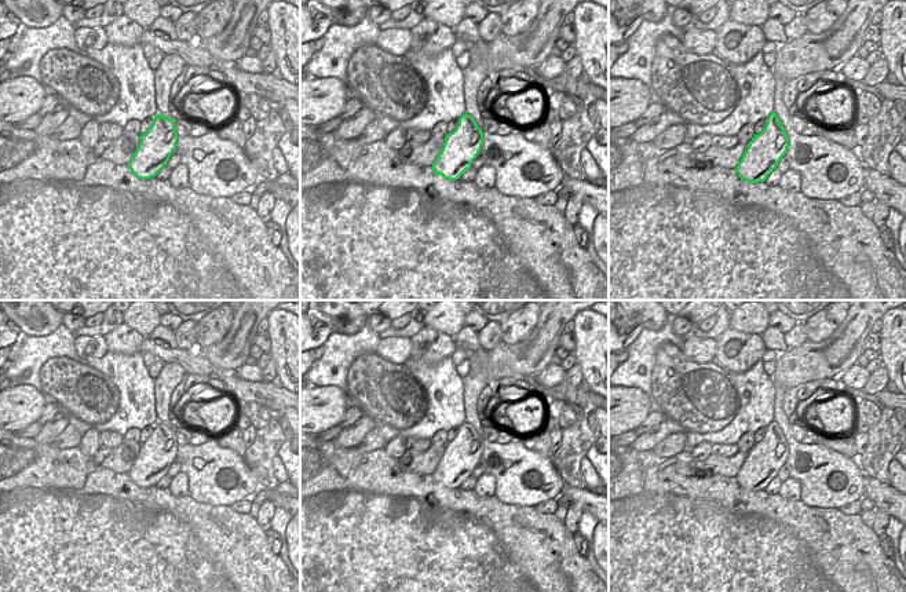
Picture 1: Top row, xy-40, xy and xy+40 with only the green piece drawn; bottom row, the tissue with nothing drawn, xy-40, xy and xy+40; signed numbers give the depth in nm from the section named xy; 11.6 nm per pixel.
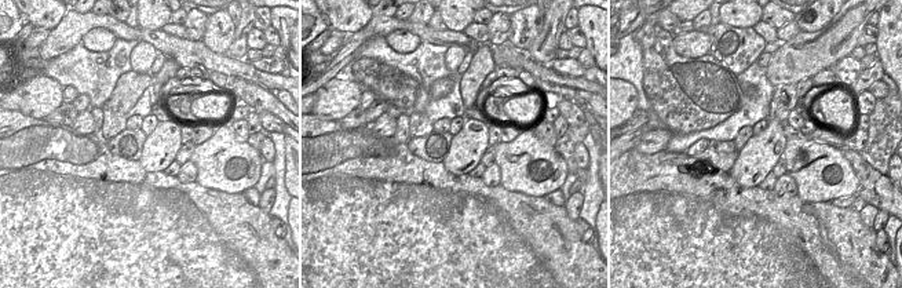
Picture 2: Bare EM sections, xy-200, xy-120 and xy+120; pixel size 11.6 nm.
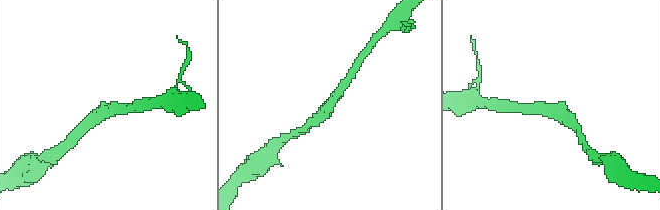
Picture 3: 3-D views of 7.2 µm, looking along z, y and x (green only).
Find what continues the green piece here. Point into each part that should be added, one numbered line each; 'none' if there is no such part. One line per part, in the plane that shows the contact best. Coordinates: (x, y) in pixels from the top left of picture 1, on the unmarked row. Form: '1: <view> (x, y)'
none

